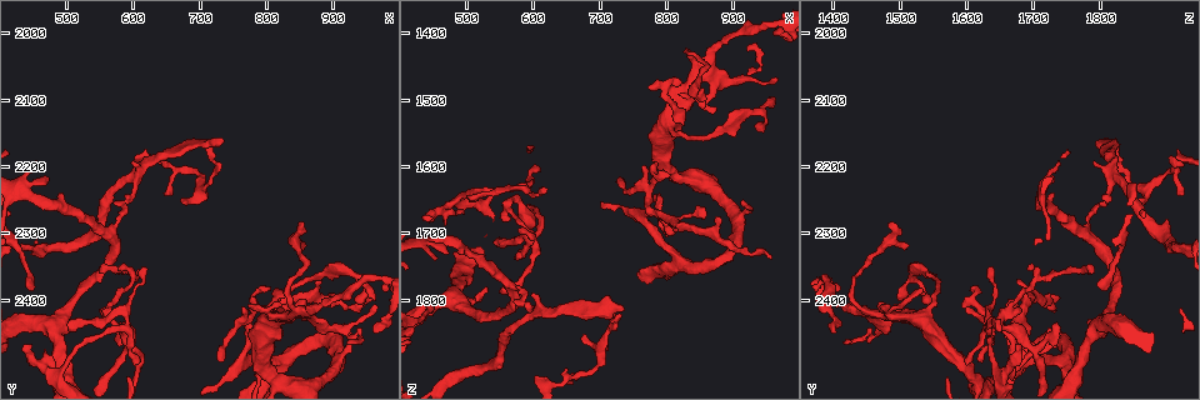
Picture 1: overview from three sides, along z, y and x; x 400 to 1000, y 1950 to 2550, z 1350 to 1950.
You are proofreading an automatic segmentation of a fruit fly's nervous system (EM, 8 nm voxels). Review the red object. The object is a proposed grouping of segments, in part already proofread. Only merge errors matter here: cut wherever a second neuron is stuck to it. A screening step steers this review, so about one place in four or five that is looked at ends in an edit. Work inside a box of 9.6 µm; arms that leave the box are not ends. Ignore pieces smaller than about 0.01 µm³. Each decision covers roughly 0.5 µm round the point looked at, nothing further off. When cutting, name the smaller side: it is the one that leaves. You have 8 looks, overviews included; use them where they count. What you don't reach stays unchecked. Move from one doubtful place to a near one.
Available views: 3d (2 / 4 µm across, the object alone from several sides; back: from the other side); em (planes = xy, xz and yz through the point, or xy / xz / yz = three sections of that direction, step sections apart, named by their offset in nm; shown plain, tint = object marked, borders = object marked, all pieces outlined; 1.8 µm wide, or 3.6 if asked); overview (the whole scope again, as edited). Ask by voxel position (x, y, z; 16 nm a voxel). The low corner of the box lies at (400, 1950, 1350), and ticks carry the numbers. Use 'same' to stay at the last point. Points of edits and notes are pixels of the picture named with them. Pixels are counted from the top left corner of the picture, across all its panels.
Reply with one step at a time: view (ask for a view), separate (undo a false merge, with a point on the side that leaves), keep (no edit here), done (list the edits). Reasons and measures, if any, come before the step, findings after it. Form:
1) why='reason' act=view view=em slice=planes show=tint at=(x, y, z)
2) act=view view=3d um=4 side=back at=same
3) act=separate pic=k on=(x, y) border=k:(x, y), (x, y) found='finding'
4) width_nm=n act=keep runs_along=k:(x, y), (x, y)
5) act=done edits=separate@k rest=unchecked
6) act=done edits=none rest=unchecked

why='thin arm on a thick one' act=view view=em slice=planes show=tint at=(575, 2440, 1645)

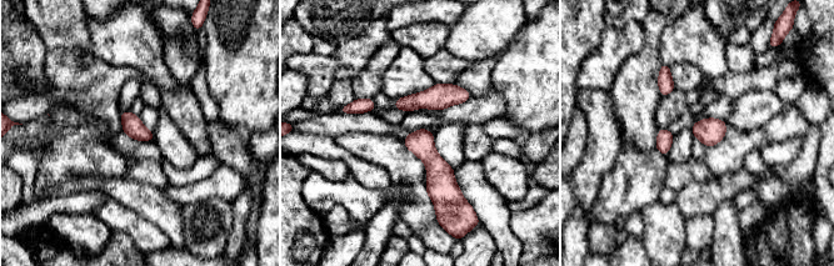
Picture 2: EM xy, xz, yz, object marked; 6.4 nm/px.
act=keep found='all the same neuron'

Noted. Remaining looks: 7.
act=view view=em slice=planes show=tint at=(970, 2365, 1385)

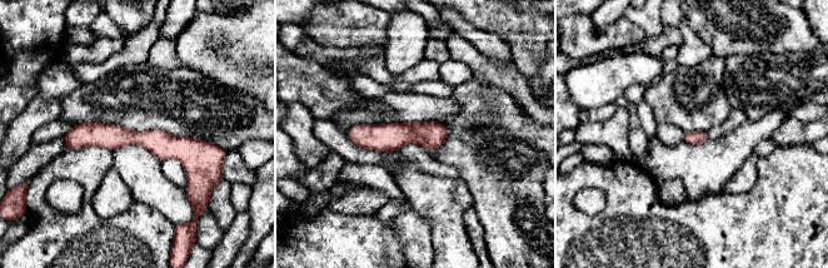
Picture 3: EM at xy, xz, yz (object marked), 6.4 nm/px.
act=keep runs_along=3:(68, 138), (209, 147) found='continuous, no second neuron'

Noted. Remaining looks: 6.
why='abrupt turn' act=view view=3d um=2 at=(835, 2420, 1475)

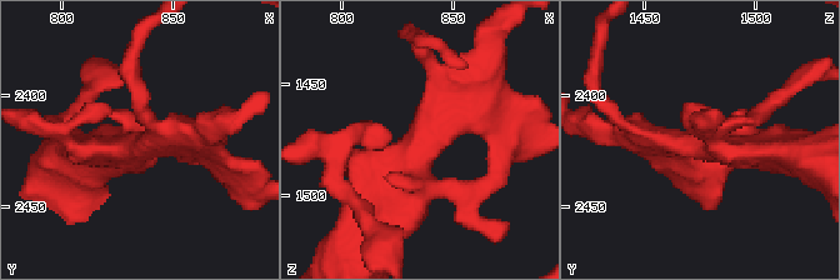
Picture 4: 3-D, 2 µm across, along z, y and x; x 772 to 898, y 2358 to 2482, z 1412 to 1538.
act=view view=em slice=planes show=tint at=(840, 2423, 1472)

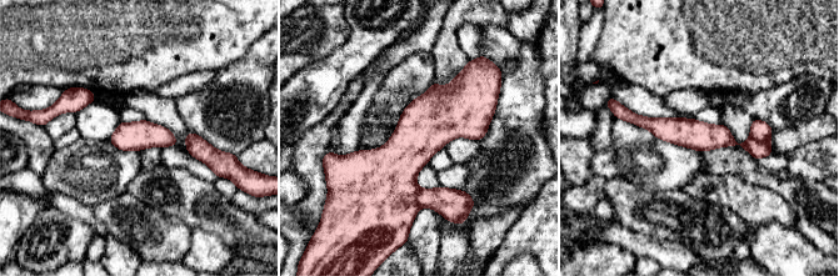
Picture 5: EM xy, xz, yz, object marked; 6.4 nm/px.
act=keep runs_along=5:(462, 76), (405, 154), (405, 211) found='continuous, no second neuron'

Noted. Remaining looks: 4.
act=done edits=none rest=unchecked

